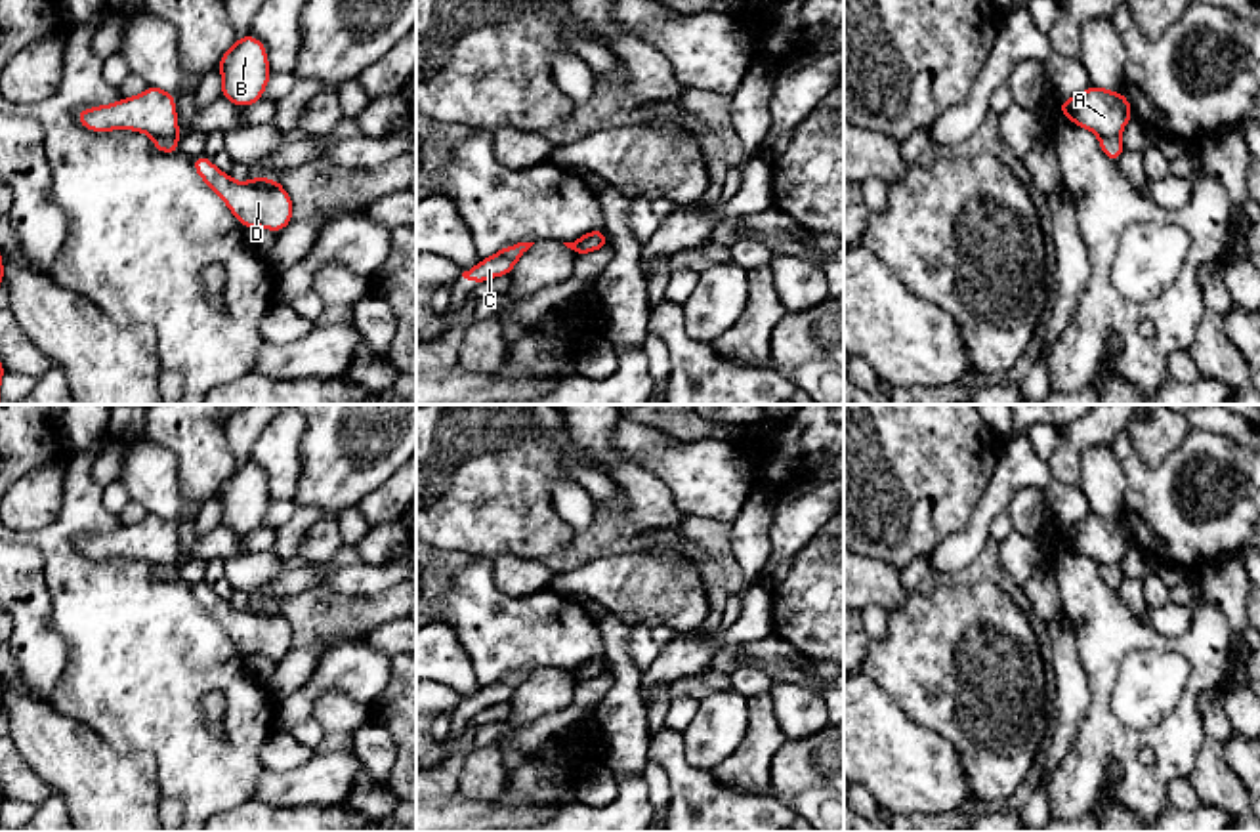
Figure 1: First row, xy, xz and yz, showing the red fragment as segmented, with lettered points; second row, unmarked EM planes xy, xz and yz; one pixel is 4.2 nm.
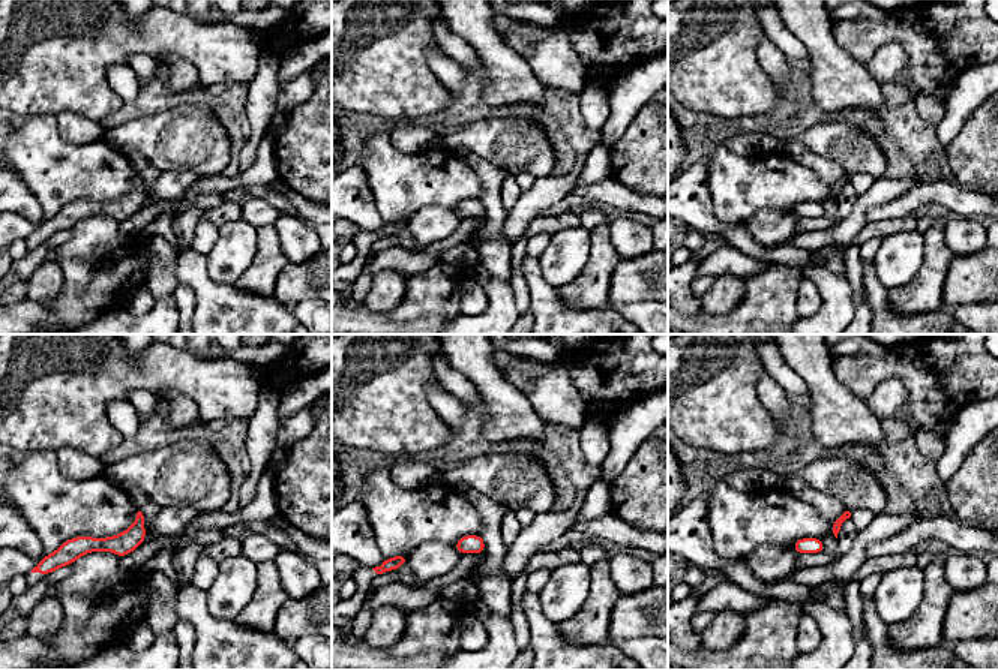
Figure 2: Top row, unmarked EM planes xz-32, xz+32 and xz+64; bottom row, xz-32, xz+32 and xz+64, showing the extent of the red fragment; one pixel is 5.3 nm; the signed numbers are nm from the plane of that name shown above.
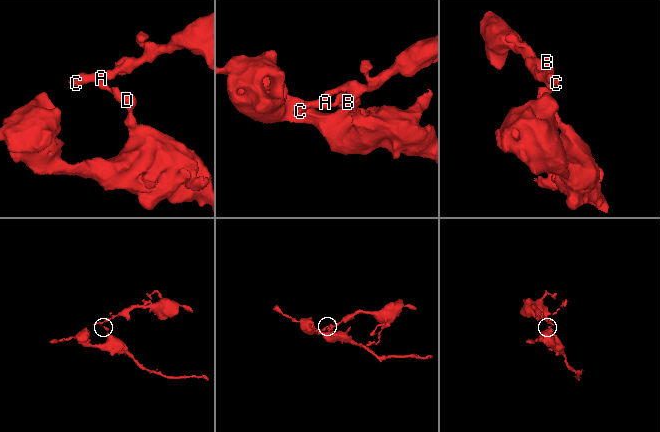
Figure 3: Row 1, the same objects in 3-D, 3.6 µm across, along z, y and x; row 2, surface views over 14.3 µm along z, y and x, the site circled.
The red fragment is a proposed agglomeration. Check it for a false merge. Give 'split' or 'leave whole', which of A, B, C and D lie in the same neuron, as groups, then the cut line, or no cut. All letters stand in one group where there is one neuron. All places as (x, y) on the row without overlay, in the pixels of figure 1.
split | A B C / D | xy (176, 561), (155, 565)

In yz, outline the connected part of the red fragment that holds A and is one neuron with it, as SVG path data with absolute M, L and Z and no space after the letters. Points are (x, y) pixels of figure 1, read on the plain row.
M1090 513L1082 521L1060 529L1060 540L1098 565L1121 563L1132 546L1132 534L1124 521Z

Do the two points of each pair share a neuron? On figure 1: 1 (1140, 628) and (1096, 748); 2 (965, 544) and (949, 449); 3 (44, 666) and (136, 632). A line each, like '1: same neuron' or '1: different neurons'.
1: same neuron
2: different neurons
3: different neurons

